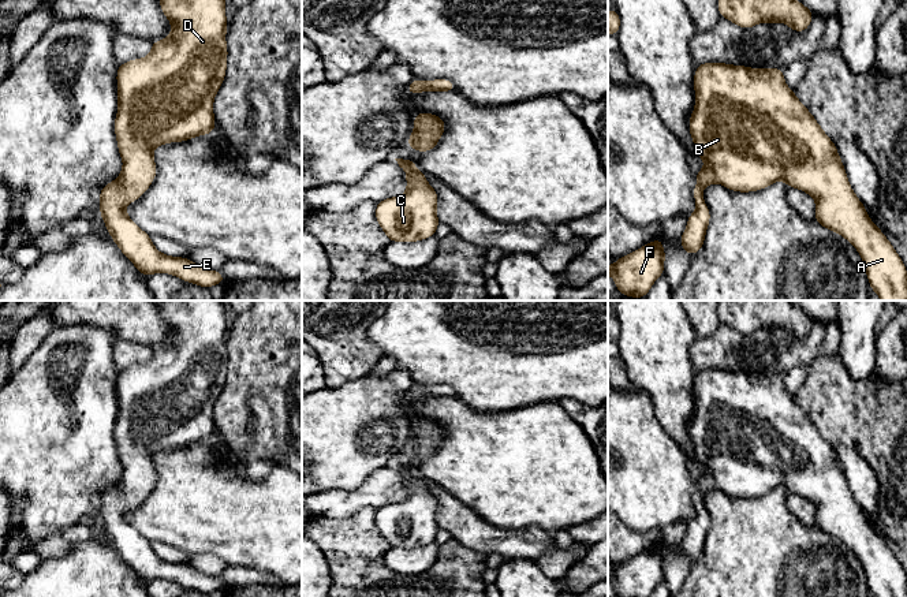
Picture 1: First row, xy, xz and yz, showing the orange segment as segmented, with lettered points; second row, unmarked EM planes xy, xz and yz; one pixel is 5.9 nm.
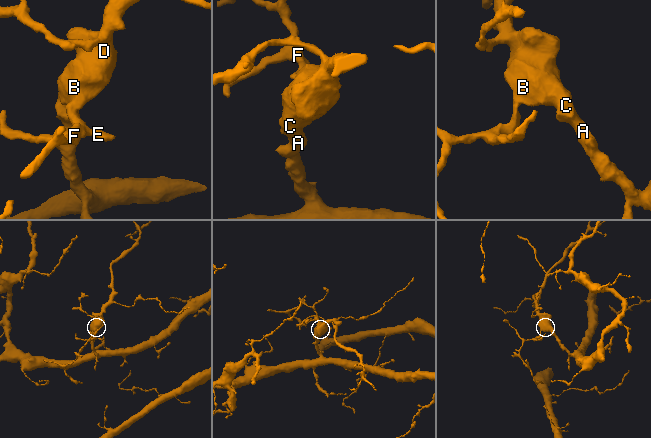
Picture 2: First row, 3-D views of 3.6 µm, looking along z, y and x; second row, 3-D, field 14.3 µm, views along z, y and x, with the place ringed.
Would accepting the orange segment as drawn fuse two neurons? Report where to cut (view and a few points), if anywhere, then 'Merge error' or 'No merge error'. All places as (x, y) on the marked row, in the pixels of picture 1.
No split. No merge error

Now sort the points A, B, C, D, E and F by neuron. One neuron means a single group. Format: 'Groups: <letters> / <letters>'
Groups: A B C D E F

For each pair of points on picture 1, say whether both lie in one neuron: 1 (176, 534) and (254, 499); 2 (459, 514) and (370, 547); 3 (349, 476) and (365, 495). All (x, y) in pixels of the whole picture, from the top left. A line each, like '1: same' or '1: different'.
1: same
2: different
3: different

